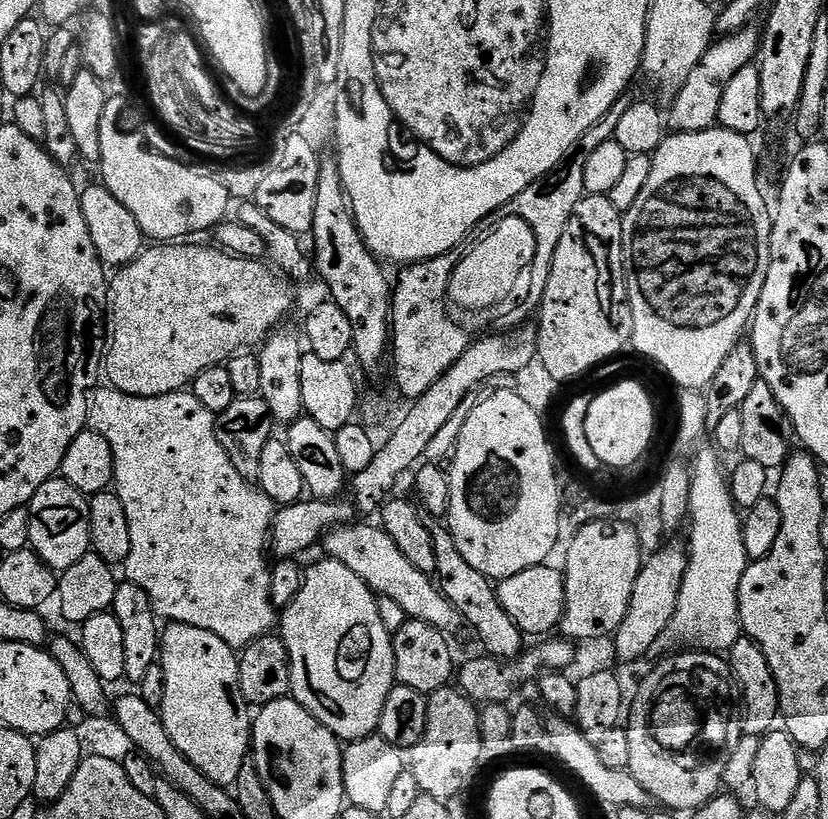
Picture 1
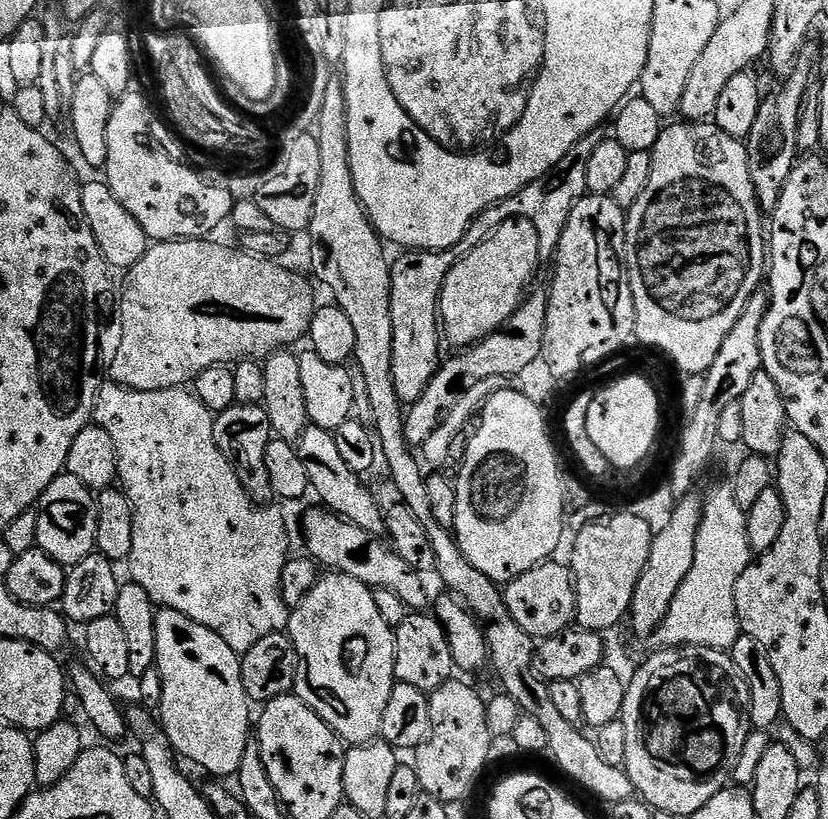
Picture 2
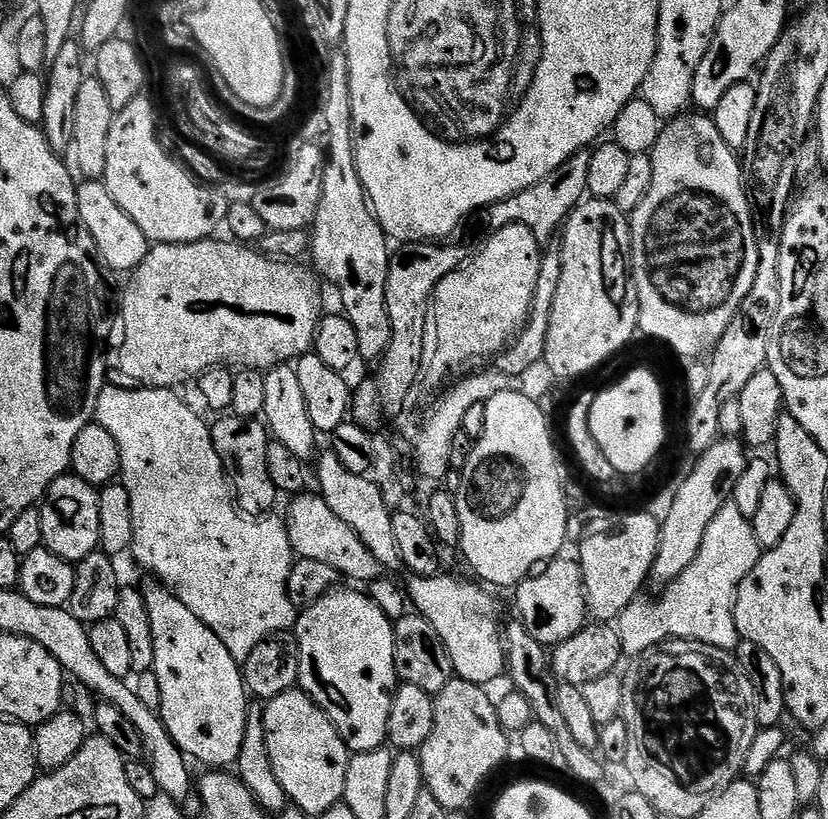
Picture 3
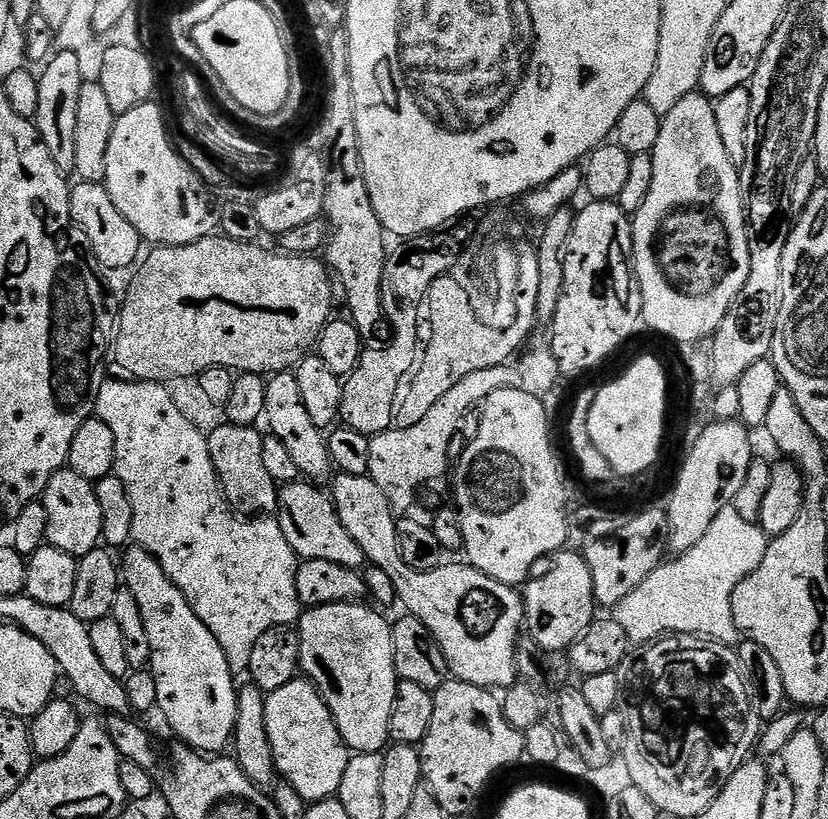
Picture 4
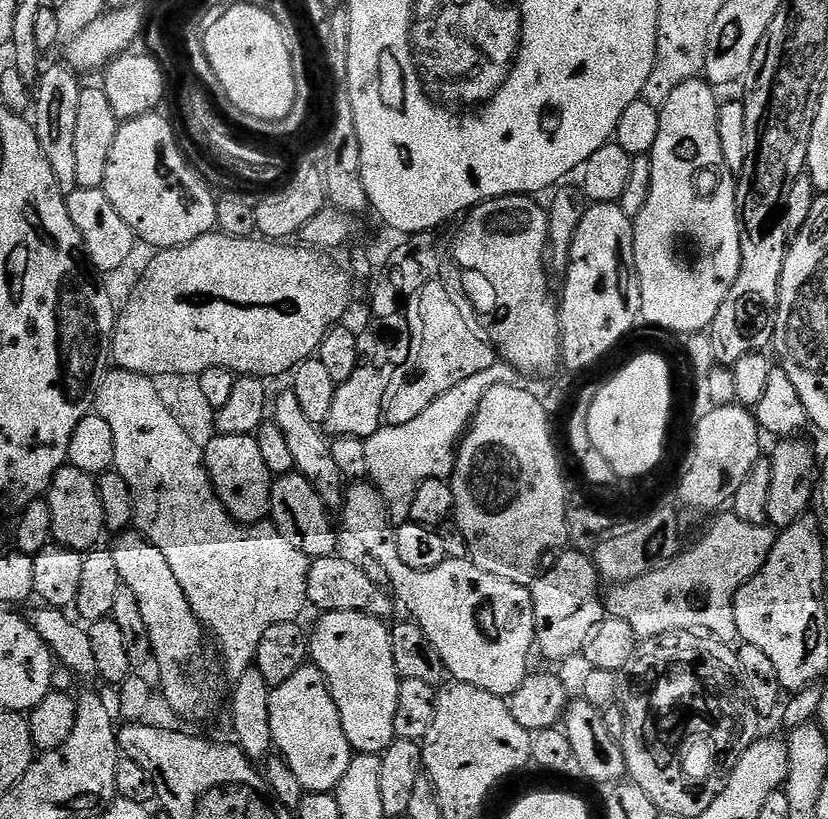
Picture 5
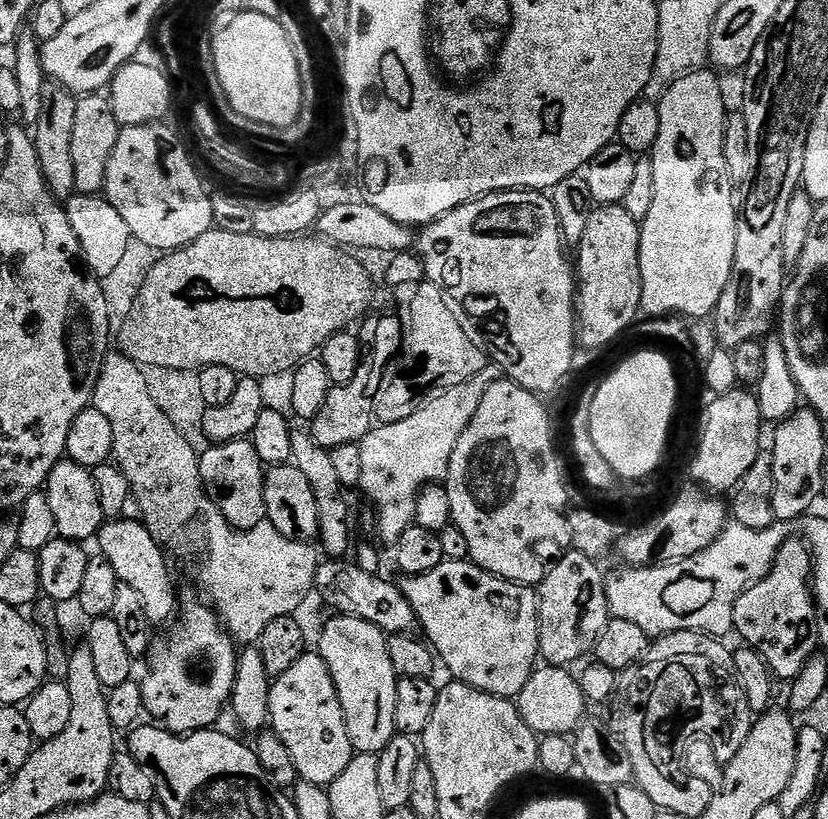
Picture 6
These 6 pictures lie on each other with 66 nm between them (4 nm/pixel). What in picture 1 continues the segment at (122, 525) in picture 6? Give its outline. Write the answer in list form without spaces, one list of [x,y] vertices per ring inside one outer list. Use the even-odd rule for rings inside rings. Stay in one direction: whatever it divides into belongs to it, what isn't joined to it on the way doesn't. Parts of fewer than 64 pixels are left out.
[[[169,623],[163,629],[160,638],[160,659],[162,674],[166,678],[166,694],[162,698],[160,707],[160,721],[166,726],[166,734],[182,750],[182,754],[206,778],[215,784],[225,786],[235,785],[238,770],[249,759],[252,746],[253,713],[250,705],[244,700],[242,686],[238,682],[238,666],[240,665],[237,653],[218,634],[210,634],[210,630],[198,630],[198,626]]]

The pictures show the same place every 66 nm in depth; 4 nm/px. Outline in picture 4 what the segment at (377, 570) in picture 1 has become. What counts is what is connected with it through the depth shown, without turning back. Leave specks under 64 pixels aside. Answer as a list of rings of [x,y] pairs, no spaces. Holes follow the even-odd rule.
[[[297,482],[283,485],[279,494],[274,520],[280,525],[282,534],[286,534],[286,542],[290,542],[300,560],[334,562],[338,566],[357,570],[365,567],[362,550],[354,542],[354,538],[346,534],[346,526],[342,526],[338,518],[331,495],[323,487],[311,482]]]

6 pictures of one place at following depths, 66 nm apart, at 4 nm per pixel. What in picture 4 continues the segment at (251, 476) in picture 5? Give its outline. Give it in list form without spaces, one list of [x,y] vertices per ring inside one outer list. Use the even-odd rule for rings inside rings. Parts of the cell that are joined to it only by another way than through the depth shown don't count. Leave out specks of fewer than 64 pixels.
[[[225,422],[218,426],[218,430],[207,433],[210,458],[216,467],[220,488],[224,491],[224,501],[233,512],[244,518],[271,517],[280,497],[274,478],[270,478],[262,462],[264,436],[260,430],[256,426],[247,428]]]

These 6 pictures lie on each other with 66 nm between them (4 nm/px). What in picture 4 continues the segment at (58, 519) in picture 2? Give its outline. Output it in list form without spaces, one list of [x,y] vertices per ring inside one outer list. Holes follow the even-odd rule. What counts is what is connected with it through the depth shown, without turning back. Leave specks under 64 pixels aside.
[[[61,470],[50,478],[42,497],[42,503],[46,506],[46,522],[48,523],[47,543],[58,550],[66,550],[66,554],[77,558],[90,554],[102,540],[102,509],[98,507],[98,494],[95,483],[82,474],[71,470]]]

